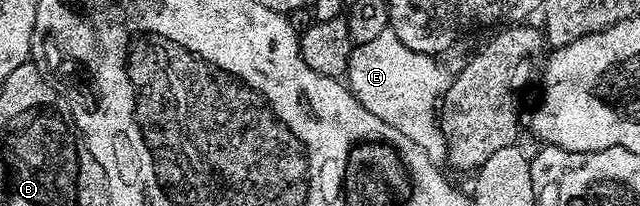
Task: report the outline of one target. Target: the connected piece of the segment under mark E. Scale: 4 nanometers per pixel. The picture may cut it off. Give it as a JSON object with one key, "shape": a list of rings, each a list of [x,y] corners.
{"shape":[[[388,30],[365,45],[352,47],[345,83],[365,110],[377,114],[381,122],[389,122],[389,125],[401,130],[401,134],[417,142],[417,146],[429,154],[432,162],[442,165],[447,160],[447,140],[443,136],[443,127],[439,125],[440,113],[437,109],[449,90],[453,76],[439,63],[434,56],[409,50],[397,34]]]}

